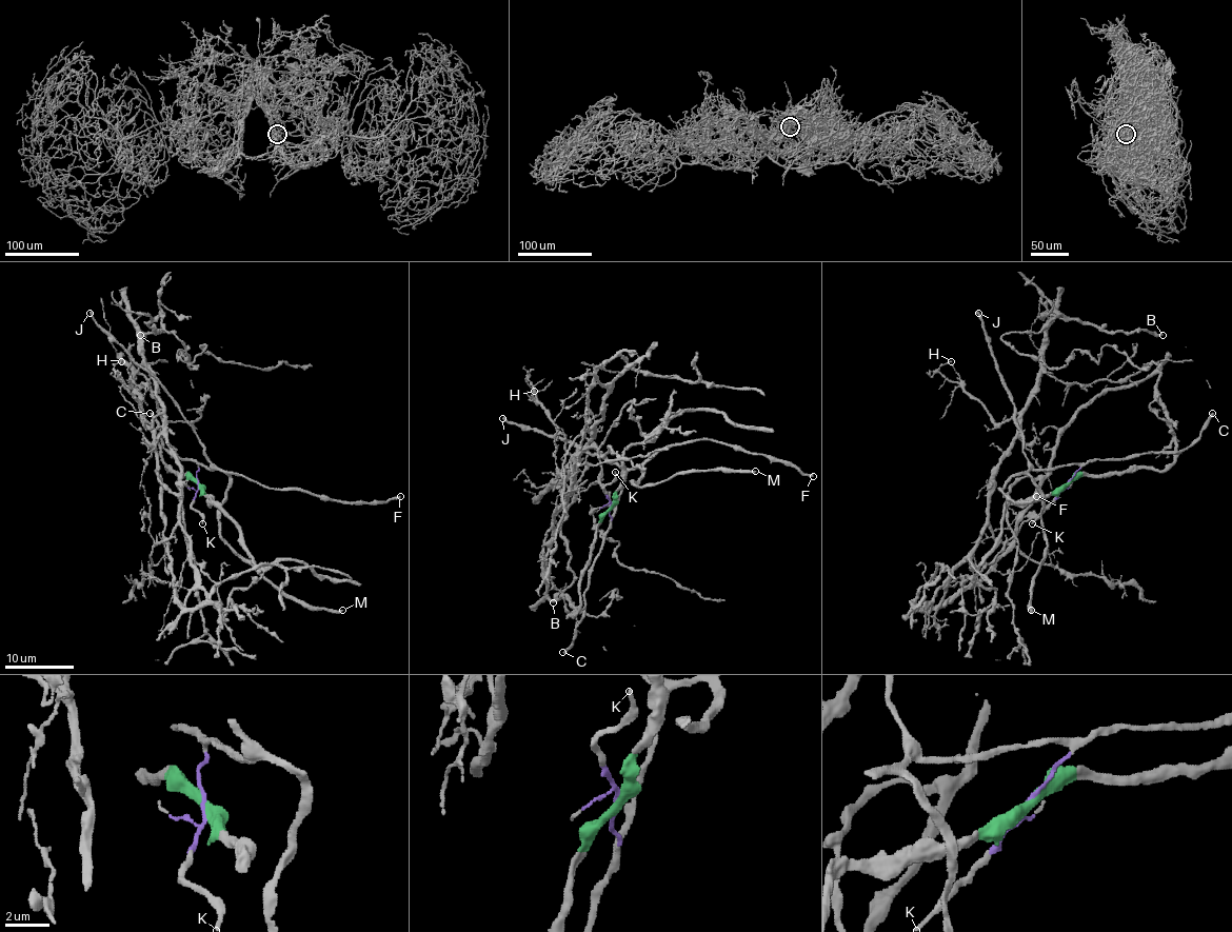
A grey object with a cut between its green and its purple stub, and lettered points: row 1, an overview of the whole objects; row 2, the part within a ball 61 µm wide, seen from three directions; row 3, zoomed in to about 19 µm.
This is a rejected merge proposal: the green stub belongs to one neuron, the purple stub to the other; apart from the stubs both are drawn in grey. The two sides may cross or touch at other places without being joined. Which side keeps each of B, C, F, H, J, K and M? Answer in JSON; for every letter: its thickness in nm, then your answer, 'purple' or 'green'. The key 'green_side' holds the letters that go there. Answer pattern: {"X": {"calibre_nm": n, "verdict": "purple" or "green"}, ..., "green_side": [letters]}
{"B": {"calibre_nm": 340, "verdict": "green"}, "C": {"calibre_nm": 320, "verdict": "purple"}, "F": {"calibre_nm": 280, "verdict": "purple"}, "H": {"calibre_nm": 160, "verdict": "green"}, "J": {"calibre_nm": 280, "verdict": "purple"}, "K": {"calibre_nm": 160, "verdict": "purple"}, "M": {"calibre_nm": 320, "verdict": "purple"}, "green_side": ["B", "H"]}

